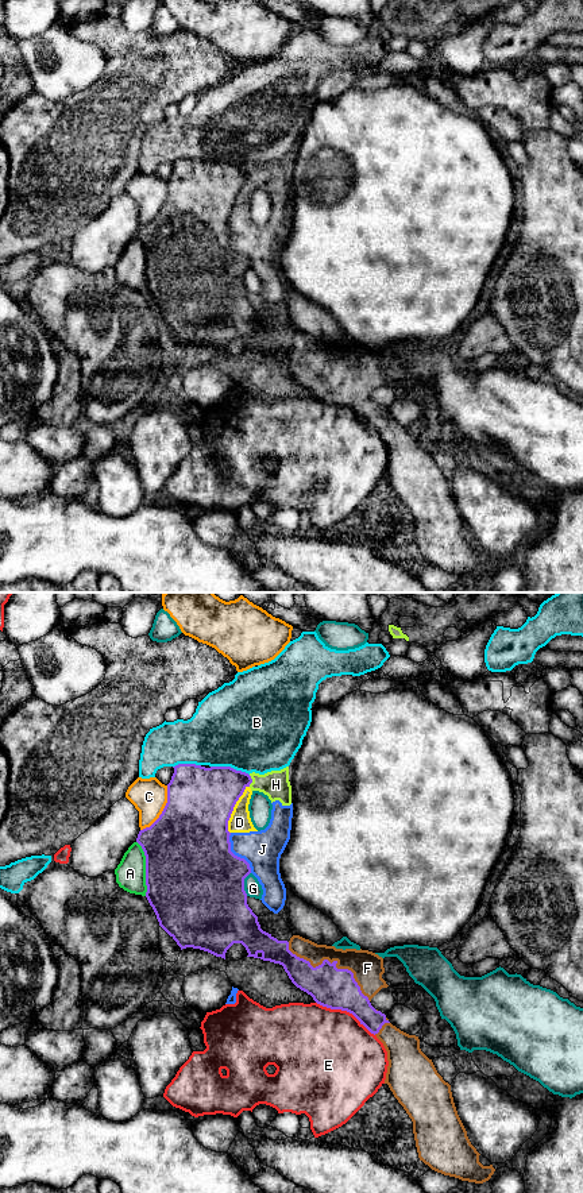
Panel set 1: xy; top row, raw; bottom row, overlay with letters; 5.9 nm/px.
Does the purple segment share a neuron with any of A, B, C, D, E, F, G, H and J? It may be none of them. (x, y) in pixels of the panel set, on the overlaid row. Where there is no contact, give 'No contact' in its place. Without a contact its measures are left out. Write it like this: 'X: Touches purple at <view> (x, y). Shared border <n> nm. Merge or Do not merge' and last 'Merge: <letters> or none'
A: Touches purple at xy (146, 868). Shared border 340 nm. Do not merge
B: Touches purple at xy (230, 767). Shared border 240 nm. Do not merge
C: Touches purple at xy (163, 810). Shared border 320 nm. Do not merge
D: Touches purple at xy (232, 810). Shared border 300 nm. Do not merge
E: Touches purple at xy (346, 1010). Shared border 400 nm. Do not merge
F: Touches purple at xy (334, 961). Shared border 600 nm. Merge
G: Touches purple at xy (243, 884). Shared border 150 nm. Do not merge
H: Touches purple at xy (251, 780). Shared border 70 nm. Do not merge
J: Touches purple at xy (234, 854). Shared border 280 nm. Do not merge
Merge: F

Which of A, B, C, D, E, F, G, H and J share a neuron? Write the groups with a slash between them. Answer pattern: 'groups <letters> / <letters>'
groups A / B / C / D H J / E / F / G

